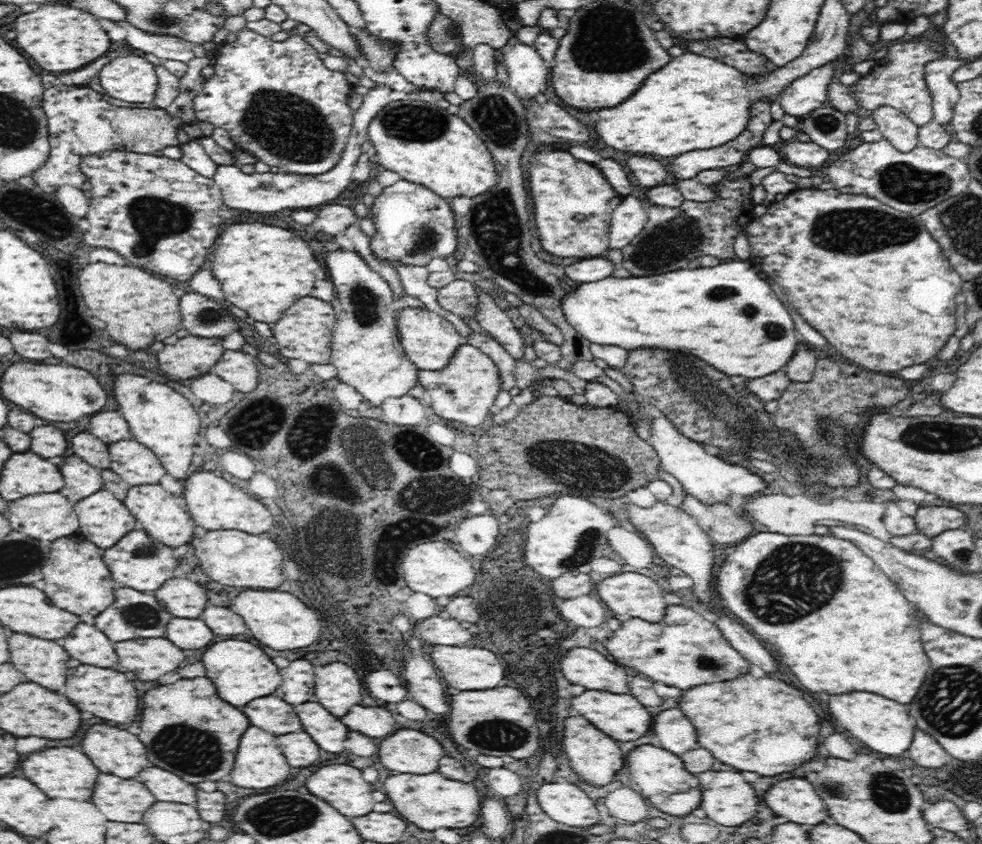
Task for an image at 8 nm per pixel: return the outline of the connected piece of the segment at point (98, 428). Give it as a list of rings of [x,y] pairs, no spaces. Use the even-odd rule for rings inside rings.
[[[118,410],[116,412],[98,412],[96,416],[92,416],[86,430],[92,436],[96,436],[98,440],[102,440],[106,446],[110,446],[112,442],[122,442],[122,440],[134,438],[126,418]]]

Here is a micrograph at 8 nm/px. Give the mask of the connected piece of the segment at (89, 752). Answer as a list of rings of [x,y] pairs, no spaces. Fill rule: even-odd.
[[[94,724],[88,728],[82,738],[82,752],[100,772],[120,778],[136,778],[150,766],[144,744],[134,734],[108,724]]]

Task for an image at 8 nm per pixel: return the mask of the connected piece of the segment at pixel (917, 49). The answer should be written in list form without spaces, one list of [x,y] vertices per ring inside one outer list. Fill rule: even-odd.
[[[920,40],[920,42],[906,42],[906,44],[890,44],[888,54],[876,62],[872,72],[868,76],[862,76],[856,82],[854,96],[858,100],[860,108],[876,110],[880,106],[892,106],[904,112],[912,124],[926,126],[934,120],[934,106],[932,106],[932,94],[924,80],[924,66],[932,60],[946,60],[948,56],[942,50],[944,40]]]

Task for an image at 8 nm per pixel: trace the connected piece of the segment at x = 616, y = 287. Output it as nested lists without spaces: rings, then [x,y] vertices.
[[[728,260],[712,268],[696,270],[678,270],[666,272],[652,278],[630,276],[630,278],[602,278],[596,282],[578,282],[578,288],[568,288],[562,300],[564,318],[574,330],[588,338],[590,344],[620,346],[624,350],[640,348],[668,348],[690,352],[720,372],[728,376],[744,378],[762,378],[766,374],[784,370],[790,358],[798,352],[802,340],[794,332],[794,322],[788,310],[782,306],[782,300],[776,298],[772,286],[758,276],[758,270],[750,262]]]

